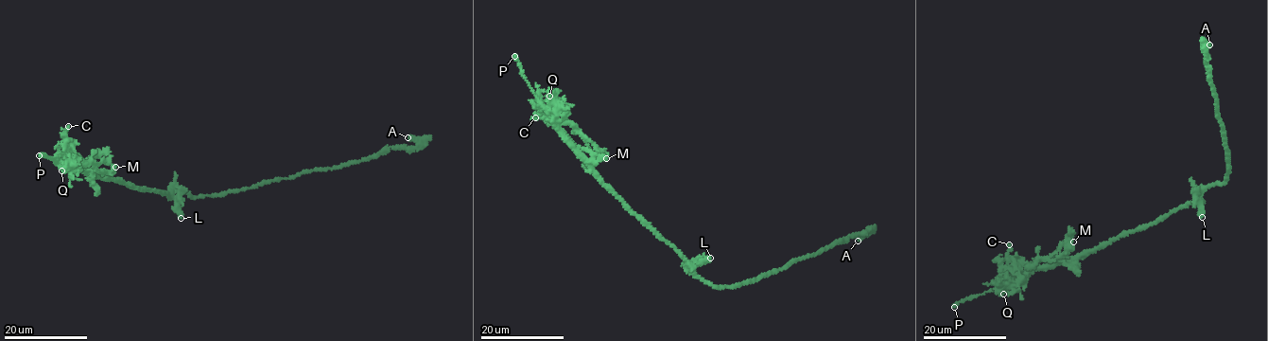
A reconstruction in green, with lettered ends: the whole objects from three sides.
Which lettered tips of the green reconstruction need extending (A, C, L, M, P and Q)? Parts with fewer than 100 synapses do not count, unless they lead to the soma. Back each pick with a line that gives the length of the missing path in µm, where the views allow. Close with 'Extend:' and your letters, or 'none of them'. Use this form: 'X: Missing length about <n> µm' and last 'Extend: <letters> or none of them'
P: Missing length about 45 µm
Extend: P

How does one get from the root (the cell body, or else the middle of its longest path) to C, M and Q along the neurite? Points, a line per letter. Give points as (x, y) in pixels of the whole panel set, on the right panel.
C: (1198, 196), (1164, 218), (1125, 233), (1099, 249), (1054, 263), (1030, 266), (1016, 261), (1008, 258), (1009, 244)
M: (1198, 196), (1164, 218), (1125, 233), (1099, 249), (1054, 263), (1029, 265), (1048, 258), (1066, 242), (1073, 242)
Q: (1198, 196), (1164, 218), (1125, 233), (1099, 249), (1033, 268), (1003, 294)

